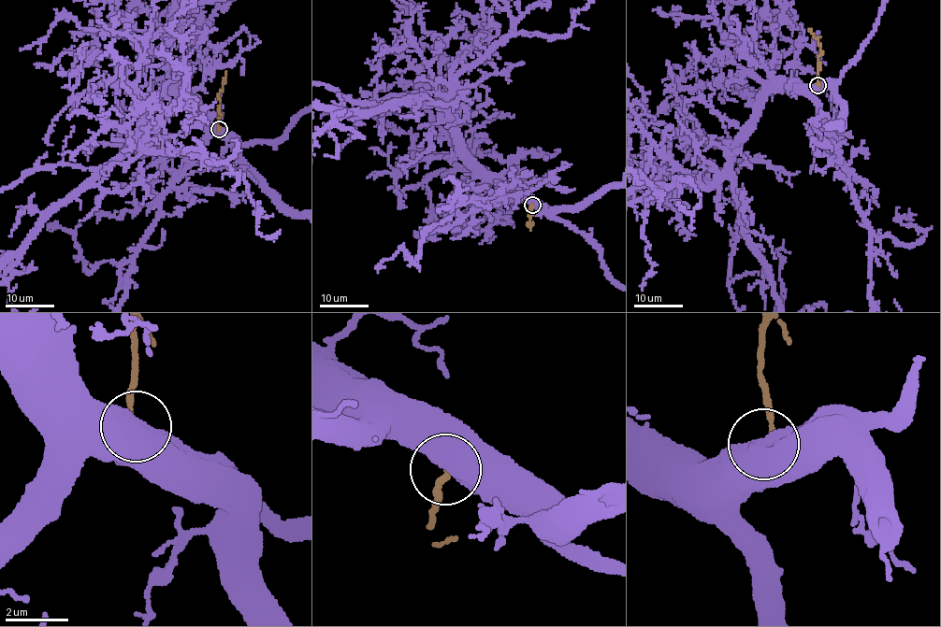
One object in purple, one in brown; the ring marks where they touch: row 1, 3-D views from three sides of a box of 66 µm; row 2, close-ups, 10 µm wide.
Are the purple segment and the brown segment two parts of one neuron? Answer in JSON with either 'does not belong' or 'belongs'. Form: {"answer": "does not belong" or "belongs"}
{"answer": "does not belong"}

